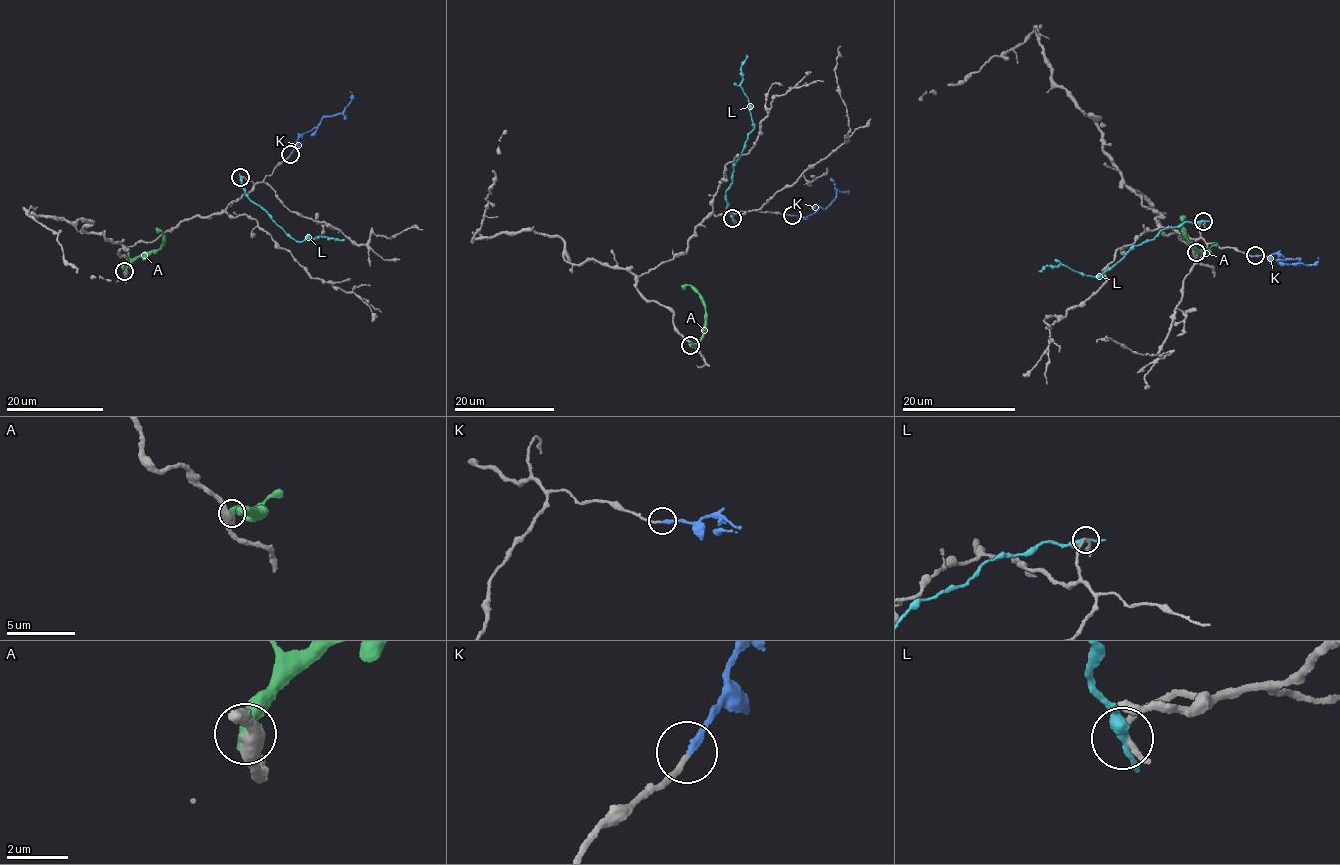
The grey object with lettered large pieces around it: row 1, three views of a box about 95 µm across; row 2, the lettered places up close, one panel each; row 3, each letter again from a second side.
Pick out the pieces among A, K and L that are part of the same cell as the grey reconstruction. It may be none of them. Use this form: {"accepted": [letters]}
{"accepted": ["K"]}

